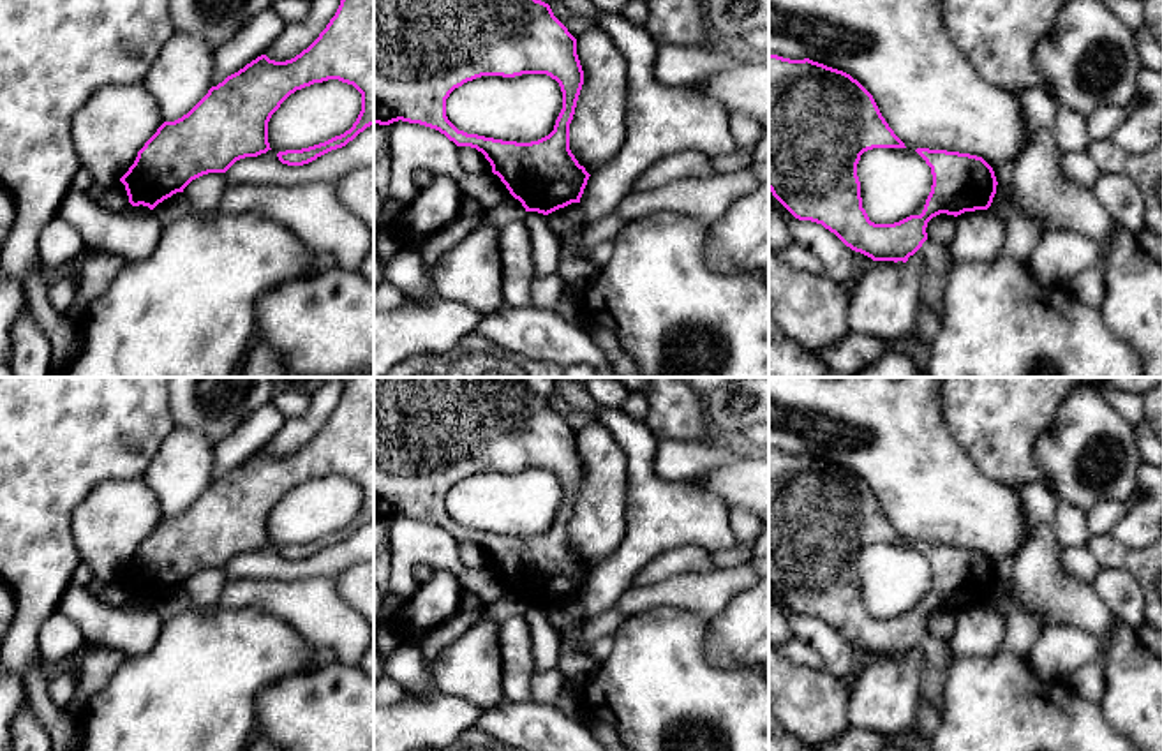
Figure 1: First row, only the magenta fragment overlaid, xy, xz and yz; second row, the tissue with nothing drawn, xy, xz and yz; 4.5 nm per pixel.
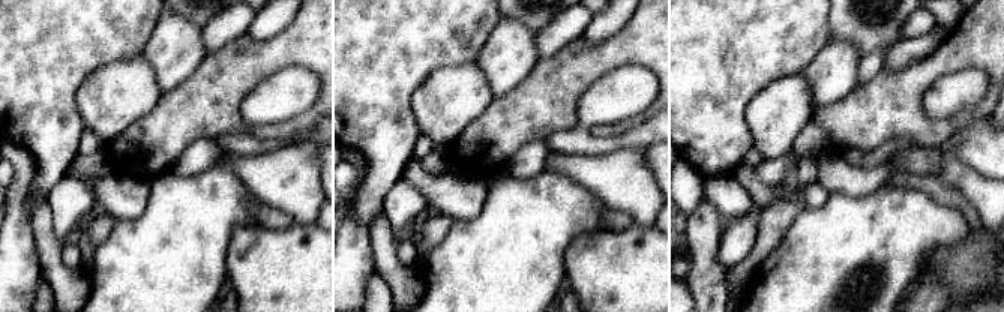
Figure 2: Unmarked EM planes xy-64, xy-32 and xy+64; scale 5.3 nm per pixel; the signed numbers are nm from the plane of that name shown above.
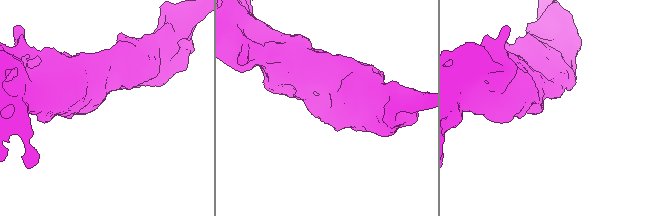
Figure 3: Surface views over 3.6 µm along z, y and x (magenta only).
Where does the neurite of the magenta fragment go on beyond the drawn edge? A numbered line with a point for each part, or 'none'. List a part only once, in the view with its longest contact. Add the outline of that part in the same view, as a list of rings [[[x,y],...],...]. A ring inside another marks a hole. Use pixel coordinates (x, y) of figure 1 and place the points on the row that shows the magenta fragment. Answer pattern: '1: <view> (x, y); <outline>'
none

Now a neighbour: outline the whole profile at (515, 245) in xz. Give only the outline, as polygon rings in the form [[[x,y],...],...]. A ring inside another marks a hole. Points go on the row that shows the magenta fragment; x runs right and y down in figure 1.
[[[524,220],[499,227],[503,264],[503,300],[510,309],[531,307],[531,286],[536,280],[531,234]]]

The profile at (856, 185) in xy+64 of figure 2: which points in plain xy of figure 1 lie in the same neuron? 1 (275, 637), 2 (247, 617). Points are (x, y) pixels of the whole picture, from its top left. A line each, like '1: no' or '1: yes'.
1: no
2: no

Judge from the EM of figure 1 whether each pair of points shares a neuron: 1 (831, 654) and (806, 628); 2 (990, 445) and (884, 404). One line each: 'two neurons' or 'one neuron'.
1: one neuron
2: two neurons

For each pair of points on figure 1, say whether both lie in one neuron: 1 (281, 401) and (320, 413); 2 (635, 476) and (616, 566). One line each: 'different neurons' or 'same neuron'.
1: different neurons
2: same neuron

